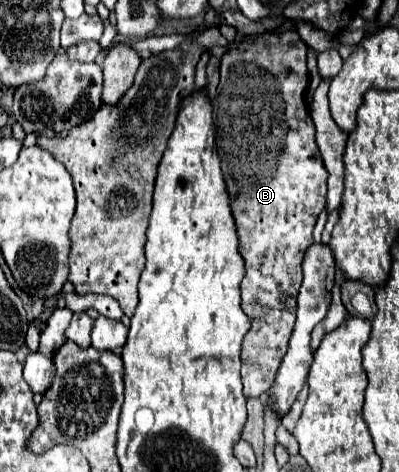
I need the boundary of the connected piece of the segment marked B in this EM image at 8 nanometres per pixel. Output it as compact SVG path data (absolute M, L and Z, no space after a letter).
M283 33L279 35L259 35L257 39L235 39L233 43L227 43L231 47L229 53L223 55L221 59L221 81L217 87L217 93L213 97L213 119L215 119L215 127L217 127L217 151L219 151L219 159L221 159L221 171L225 177L225 185L227 185L227 193L231 199L231 209L233 209L233 217L235 217L235 225L237 225L237 235L239 235L239 253L245 261L245 277L241 281L241 307L245 311L245 315L251 319L251 329L243 339L243 349L241 349L241 371L243 371L243 385L245 385L245 395L247 397L259 397L263 393L269 391L269 387L275 381L277 369L281 365L283 353L287 351L287 343L289 337L293 333L293 325L295 325L295 311L297 311L297 291L301 285L301 261L303 261L303 253L309 249L311 245L311 231L317 223L319 213L325 209L327 205L327 169L323 165L319 147L315 143L315 125L313 119L309 115L309 107L305 101L305 89L307 89L307 45L301 41L299 35L295 33Z

